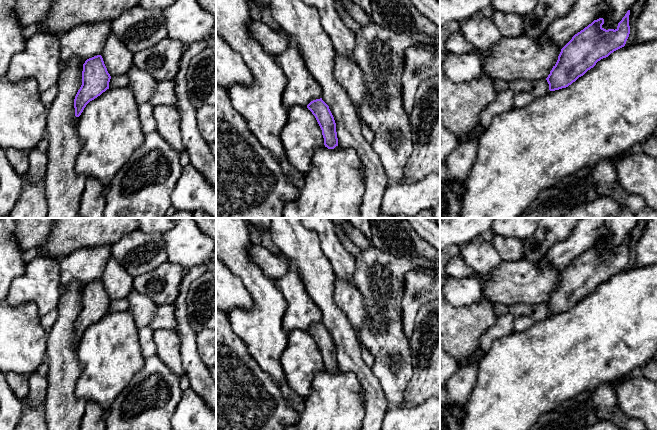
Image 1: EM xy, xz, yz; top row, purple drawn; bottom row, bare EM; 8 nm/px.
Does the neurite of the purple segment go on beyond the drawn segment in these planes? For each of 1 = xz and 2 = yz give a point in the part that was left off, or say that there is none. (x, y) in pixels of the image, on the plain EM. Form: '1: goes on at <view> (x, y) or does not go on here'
1: does not go on here
2: does not go on here

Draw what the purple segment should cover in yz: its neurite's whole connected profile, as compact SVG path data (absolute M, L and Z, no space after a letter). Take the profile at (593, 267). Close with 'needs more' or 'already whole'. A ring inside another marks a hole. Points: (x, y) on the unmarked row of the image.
M630 234L617 252L604 253L599 242L575 258L561 273L556 288L546 302L549 314L566 312L593 292L598 285L625 270L630 258Z | already whole

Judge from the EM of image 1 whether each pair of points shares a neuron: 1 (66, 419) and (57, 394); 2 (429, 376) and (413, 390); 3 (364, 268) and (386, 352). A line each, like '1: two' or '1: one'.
1: one
2: one
3: one

